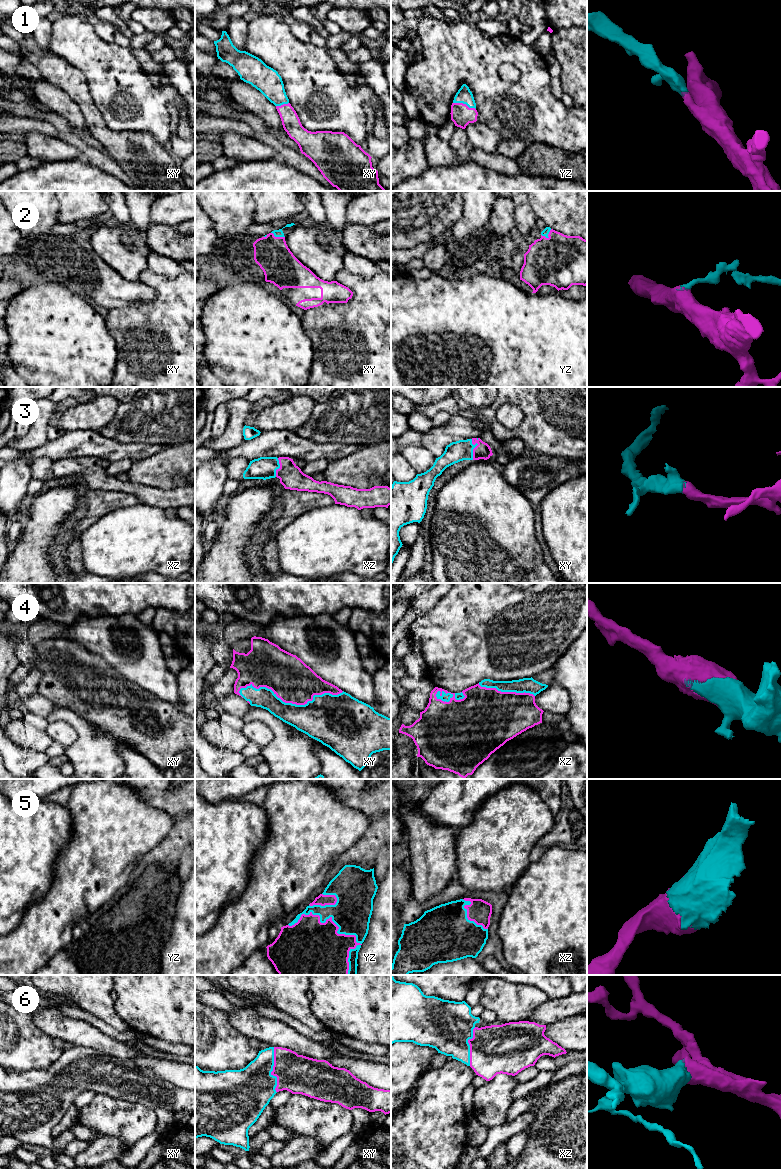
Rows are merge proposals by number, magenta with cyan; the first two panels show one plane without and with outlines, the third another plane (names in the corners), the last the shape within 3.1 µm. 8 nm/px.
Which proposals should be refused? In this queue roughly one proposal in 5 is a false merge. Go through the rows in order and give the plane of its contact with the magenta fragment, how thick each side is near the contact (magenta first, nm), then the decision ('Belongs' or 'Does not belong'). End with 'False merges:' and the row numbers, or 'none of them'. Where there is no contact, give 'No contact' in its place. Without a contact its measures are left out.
1: Touches magenta in yz. Thickness 170 nm (magenta) against 120 nm. Belongs
2: Touches magenta in yz. Thickness 420 nm (magenta) against 60 nm. Belongs
3: Touches magenta in xy. Thickness 130 nm (magenta) against 160 nm. Belongs
4: Touches magenta in xy. Thickness 340 nm (magenta) against 300 nm. Belongs
5: Touches magenta in yz. Thickness 480 nm (magenta) against 300 nm. Belongs
6: Touches magenta in xy. Thickness 320 nm (magenta) against 360 nm. Belongs
False merges: none of them

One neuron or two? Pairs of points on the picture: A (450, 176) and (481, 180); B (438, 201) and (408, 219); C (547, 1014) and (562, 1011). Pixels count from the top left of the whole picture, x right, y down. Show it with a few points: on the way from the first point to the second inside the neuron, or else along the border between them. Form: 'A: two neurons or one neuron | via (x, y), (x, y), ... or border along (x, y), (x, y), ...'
A: one neuron | via (458, 180), (473, 180)
B: one neuron | via (431, 201), (426, 201), (415, 212)
C: one neuron | via (551, 1011), (558, 1011)

